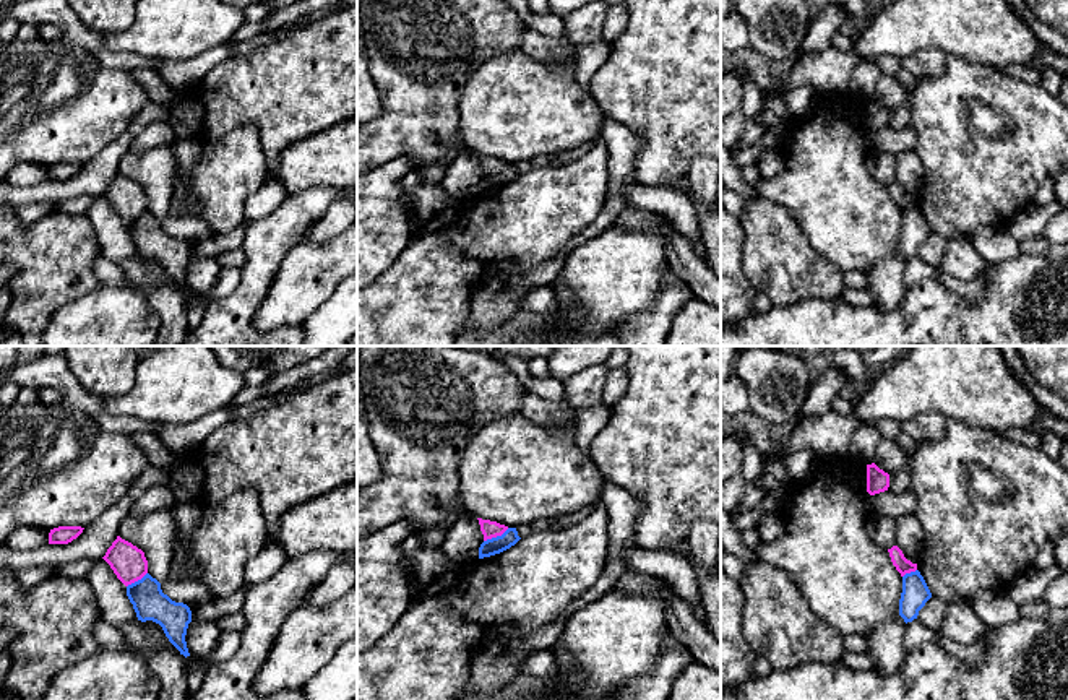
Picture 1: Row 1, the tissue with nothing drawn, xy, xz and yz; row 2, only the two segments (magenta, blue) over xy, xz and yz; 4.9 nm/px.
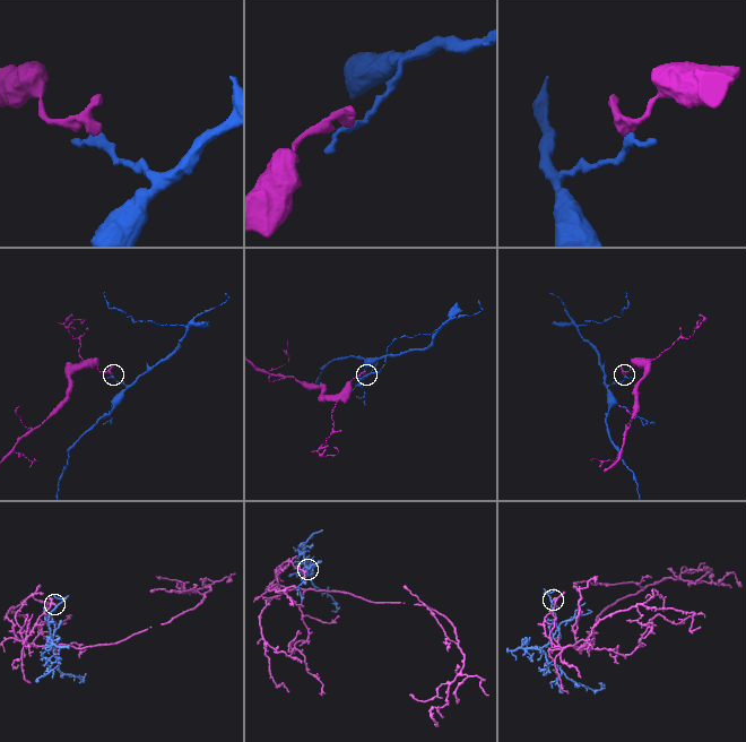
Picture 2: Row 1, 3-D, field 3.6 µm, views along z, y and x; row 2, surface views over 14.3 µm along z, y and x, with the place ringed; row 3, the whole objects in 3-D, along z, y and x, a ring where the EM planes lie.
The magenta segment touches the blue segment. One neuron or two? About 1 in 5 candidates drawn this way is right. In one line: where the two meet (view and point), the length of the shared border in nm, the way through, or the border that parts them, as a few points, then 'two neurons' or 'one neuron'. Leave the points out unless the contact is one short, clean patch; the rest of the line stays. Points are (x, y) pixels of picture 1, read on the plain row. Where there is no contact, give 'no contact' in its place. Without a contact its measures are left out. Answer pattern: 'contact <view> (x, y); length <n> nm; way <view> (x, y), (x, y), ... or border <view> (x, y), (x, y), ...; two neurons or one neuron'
contact xz (495, 172); length 140 nm; border xz (508, 164), (484, 177); two neurons

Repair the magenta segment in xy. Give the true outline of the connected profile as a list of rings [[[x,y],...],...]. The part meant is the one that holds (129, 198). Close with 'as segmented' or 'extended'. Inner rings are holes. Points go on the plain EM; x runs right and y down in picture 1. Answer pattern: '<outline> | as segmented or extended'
[[[117,172],[102,195],[125,223],[141,216],[148,210],[144,188],[120,172]]] | as segmented

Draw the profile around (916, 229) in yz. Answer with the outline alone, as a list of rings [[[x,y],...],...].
[[[919,206],[902,213],[902,229],[899,235],[899,252],[904,258],[917,255],[919,247],[932,234],[932,229]]]

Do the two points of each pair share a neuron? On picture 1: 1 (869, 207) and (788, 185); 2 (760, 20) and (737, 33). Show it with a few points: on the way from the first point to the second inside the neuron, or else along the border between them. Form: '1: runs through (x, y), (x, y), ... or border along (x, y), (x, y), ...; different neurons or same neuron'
1: runs through (849, 207), (843, 207), (823, 187), (807, 187); same neuron
2: border along (740, 17), (747, 26), (750, 44); different neurons

